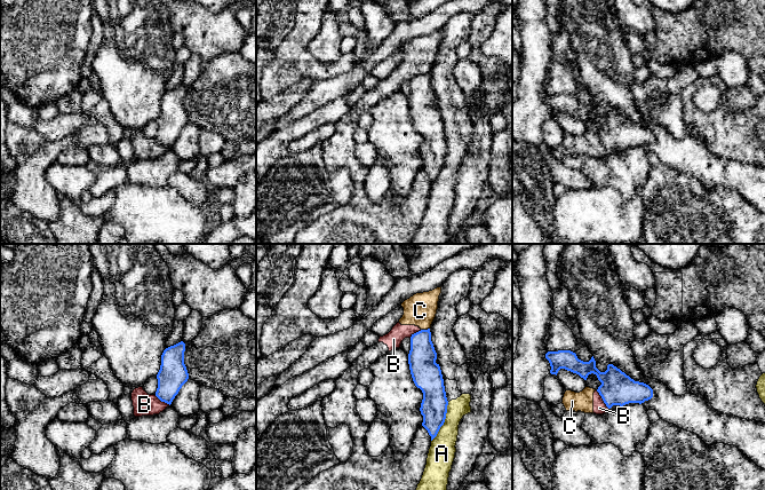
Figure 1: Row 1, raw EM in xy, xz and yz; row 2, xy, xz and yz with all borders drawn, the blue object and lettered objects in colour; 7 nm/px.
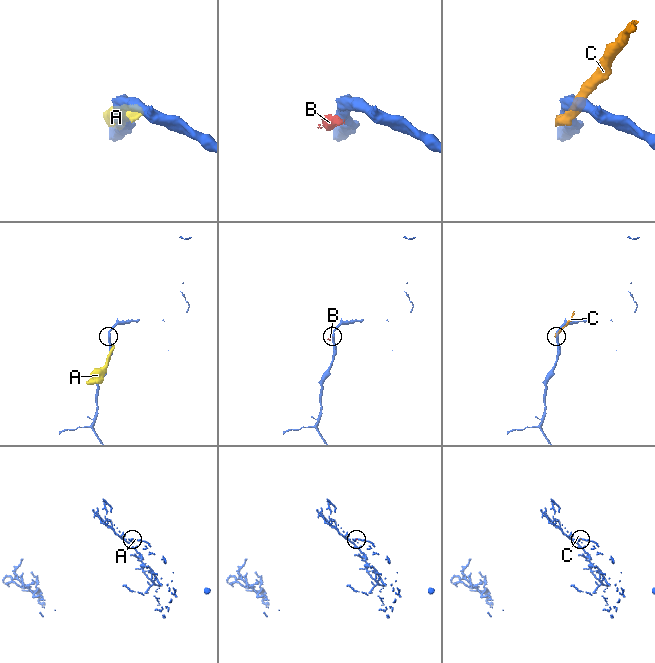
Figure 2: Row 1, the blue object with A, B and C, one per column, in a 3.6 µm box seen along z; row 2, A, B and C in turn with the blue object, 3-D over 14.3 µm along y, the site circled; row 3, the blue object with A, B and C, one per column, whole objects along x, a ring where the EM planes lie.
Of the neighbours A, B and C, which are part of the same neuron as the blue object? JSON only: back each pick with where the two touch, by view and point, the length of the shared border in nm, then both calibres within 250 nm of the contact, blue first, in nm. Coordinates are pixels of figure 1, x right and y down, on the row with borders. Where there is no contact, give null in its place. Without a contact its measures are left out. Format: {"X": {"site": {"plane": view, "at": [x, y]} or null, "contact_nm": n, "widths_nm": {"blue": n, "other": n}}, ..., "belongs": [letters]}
{"belongs": []}

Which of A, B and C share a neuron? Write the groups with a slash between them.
A / B C

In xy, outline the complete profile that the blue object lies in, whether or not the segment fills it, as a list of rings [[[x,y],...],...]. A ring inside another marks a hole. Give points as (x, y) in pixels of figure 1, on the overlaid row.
[[[181,341],[166,348],[161,355],[161,365],[157,374],[158,388],[156,396],[169,405],[189,379],[184,364],[184,351],[185,343]]]

